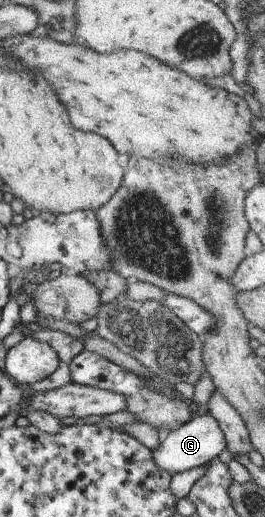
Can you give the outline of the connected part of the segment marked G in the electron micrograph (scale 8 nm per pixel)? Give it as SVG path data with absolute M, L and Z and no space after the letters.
M209 413L192 414L191 418L184 424L163 434L159 440L159 445L151 450L151 459L159 469L169 471L169 475L172 476L174 473L184 472L207 464L208 461L217 458L225 448L225 437L223 437L217 421Z

